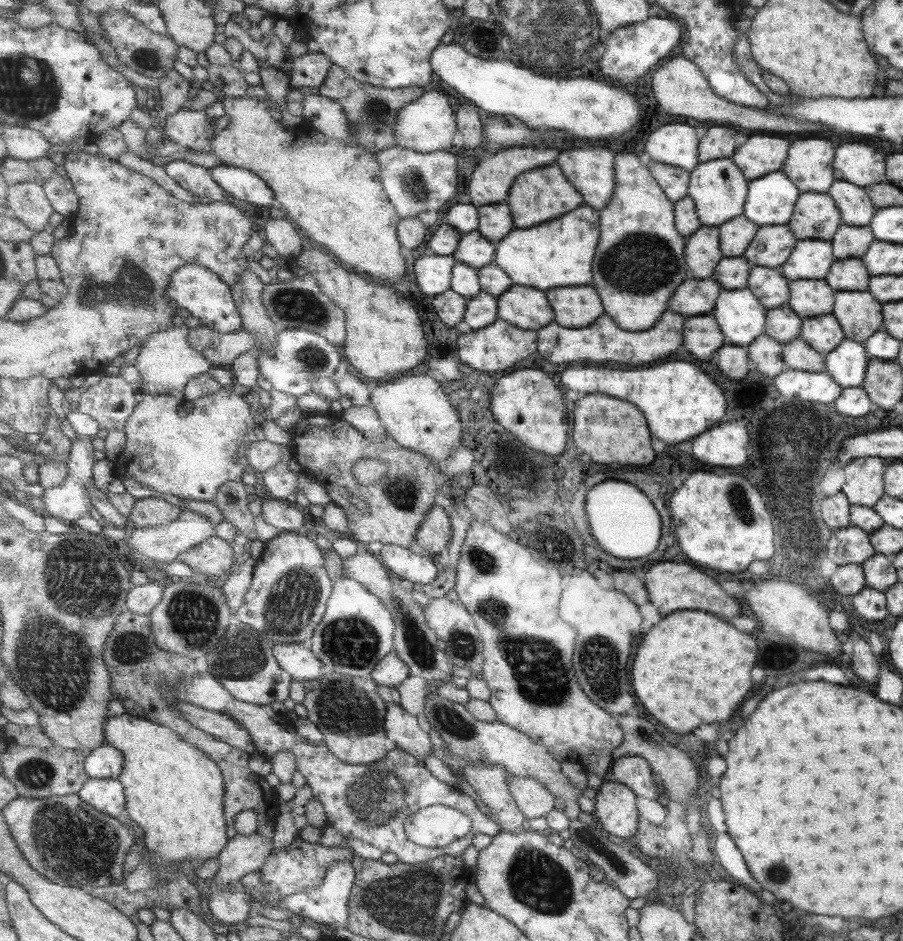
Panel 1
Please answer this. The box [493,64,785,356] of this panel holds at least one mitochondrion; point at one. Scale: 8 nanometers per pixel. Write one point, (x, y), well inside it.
(638, 264)

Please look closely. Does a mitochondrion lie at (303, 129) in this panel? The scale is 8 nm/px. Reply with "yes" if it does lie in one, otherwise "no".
no

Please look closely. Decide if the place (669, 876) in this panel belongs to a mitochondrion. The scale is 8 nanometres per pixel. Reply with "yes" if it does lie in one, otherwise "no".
no

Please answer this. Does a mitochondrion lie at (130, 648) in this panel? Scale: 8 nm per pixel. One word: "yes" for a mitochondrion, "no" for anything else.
yes

